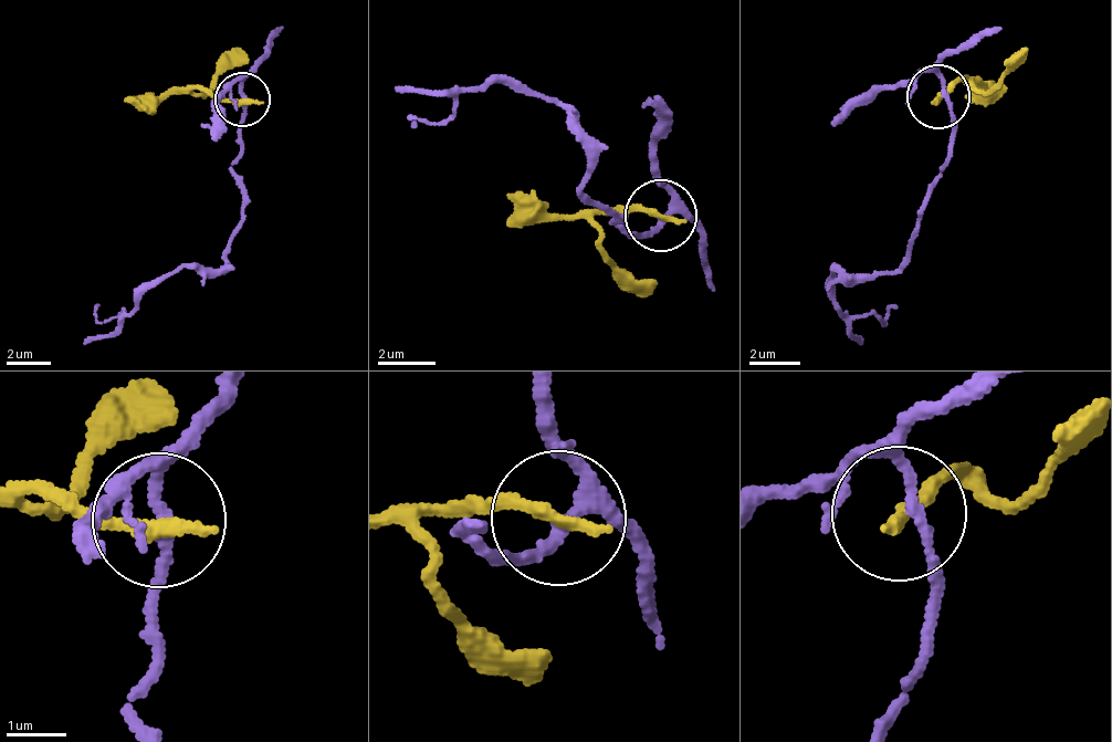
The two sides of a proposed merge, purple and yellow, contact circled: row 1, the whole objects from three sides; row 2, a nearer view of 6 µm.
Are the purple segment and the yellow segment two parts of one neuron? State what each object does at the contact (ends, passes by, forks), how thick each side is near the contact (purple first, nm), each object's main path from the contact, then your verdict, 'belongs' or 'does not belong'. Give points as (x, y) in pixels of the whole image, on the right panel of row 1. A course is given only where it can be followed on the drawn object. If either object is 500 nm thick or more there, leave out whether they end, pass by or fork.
purple passes by; yellow ends; calibres 160 and 260 nm; course purple (940, 97), (953, 155), (927, 191), (919, 237), (892, 272), (836, 269), (832, 301), (884, 326), (898, 307); course yellow (940, 97), (953, 85), (969, 84), (990, 92), (1024, 46); does not belong

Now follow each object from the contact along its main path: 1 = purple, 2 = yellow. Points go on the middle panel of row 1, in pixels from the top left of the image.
1: (662, 218), (630, 240), (585, 187), (589, 138), (543, 100), (486, 82), (436, 126), (412, 118), (413, 129)
2: (662, 218), (611, 207), (598, 220), (601, 250), (616, 273), (643, 293)

